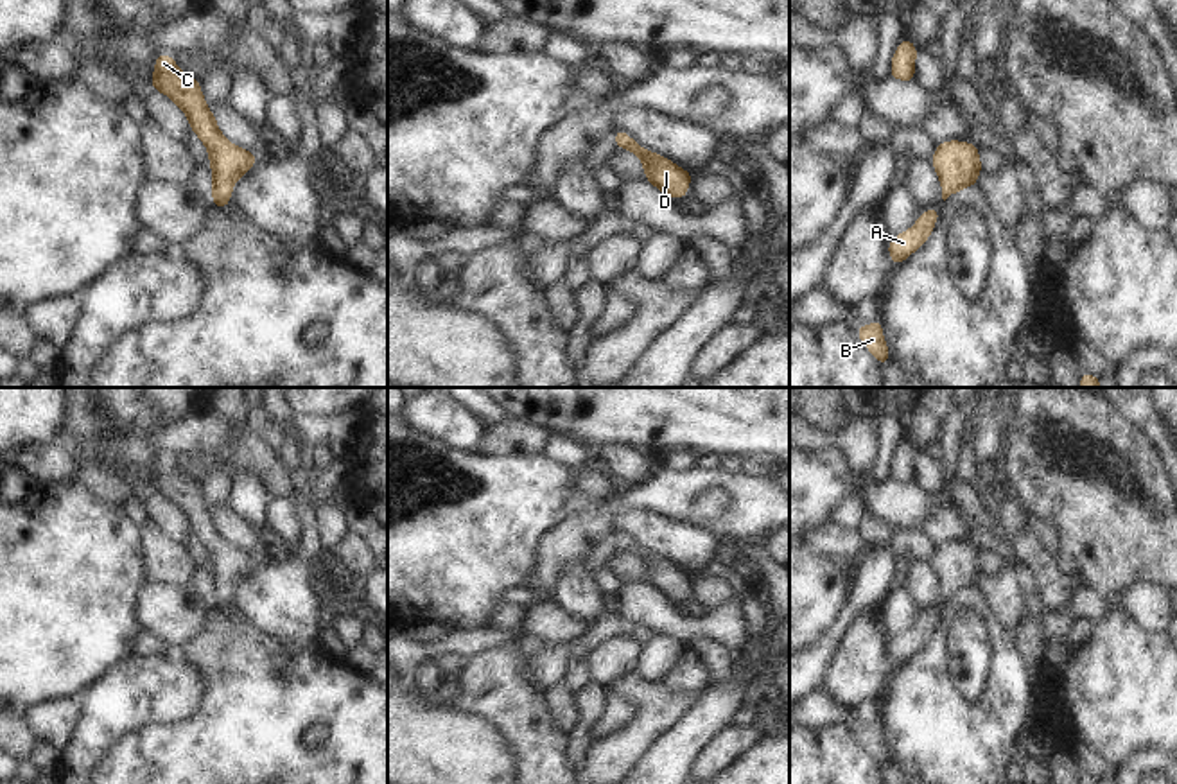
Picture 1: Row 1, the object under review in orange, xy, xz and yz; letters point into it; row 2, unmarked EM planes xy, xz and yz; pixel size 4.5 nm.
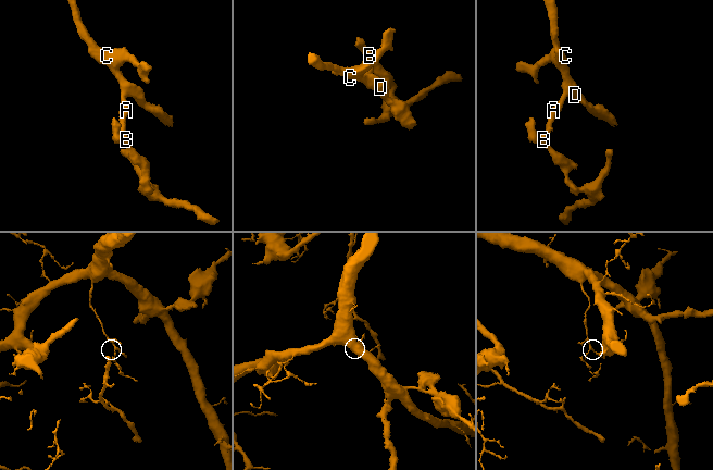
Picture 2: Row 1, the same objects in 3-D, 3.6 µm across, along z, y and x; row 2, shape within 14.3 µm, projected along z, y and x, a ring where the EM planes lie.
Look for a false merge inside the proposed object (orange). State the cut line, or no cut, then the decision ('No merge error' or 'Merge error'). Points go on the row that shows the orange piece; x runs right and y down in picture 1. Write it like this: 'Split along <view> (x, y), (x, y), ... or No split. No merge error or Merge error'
No split. No merge error

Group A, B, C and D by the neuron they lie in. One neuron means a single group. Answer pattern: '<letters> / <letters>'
A B C D

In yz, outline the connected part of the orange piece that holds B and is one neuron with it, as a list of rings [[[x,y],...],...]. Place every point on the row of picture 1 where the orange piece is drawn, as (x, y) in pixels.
[[[877,318],[870,325],[858,325],[856,328],[858,339],[865,344],[865,348],[879,361],[879,366],[885,368],[890,362],[890,348],[886,346],[883,335],[883,321]]]

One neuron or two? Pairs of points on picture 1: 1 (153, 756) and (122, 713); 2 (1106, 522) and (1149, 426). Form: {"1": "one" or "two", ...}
{"1": "two", "2": "two"}

